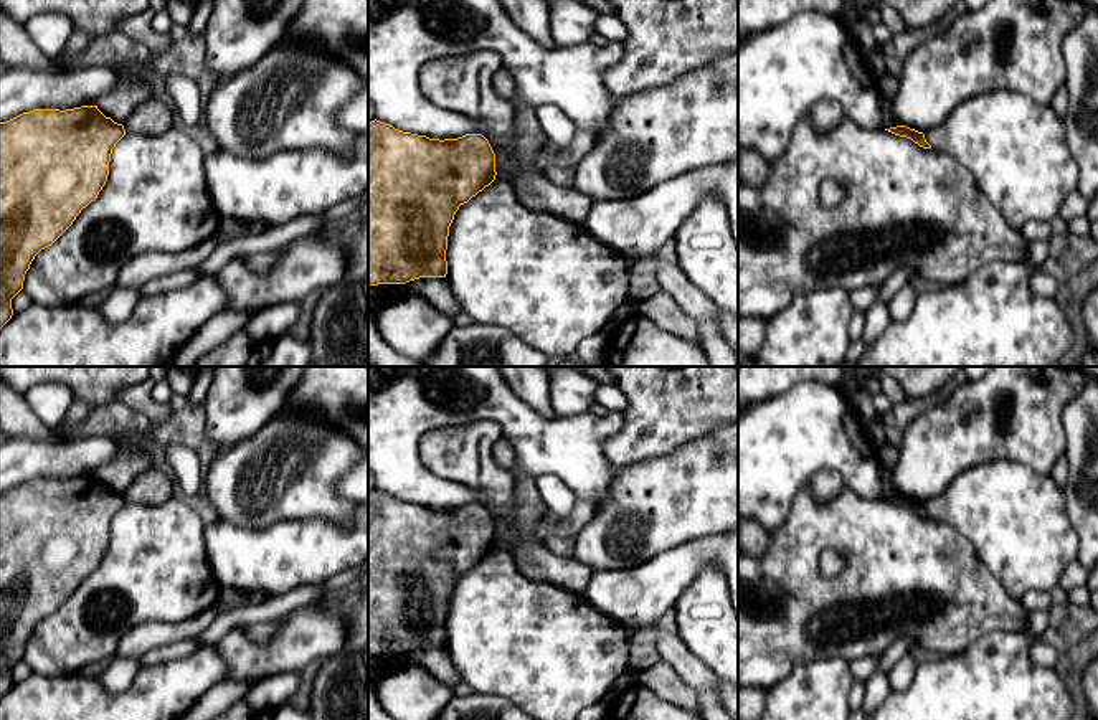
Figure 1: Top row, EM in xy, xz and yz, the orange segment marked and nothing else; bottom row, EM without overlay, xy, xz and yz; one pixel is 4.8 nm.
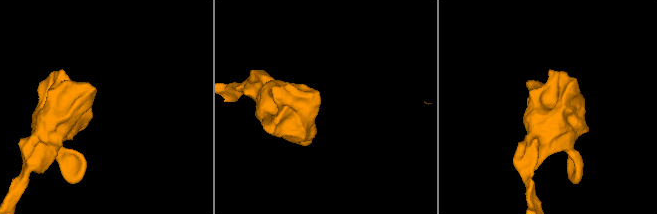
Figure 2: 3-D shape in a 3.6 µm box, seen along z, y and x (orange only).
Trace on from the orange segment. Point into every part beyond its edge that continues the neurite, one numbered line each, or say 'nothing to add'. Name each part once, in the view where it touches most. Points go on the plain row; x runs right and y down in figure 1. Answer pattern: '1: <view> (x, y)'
nothing to add

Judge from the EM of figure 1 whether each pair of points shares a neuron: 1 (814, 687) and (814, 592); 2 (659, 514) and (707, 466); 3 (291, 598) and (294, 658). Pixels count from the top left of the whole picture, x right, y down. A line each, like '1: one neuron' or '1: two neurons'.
1: two neurons
2: one neuron
3: two neurons

